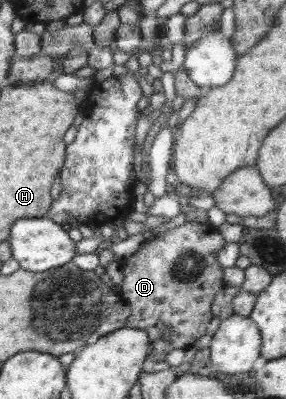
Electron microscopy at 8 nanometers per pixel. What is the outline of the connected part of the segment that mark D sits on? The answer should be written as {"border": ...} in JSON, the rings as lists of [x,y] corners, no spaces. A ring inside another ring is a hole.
{"border":[[[193,220],[175,227],[143,244],[139,250],[129,255],[122,262],[123,284],[121,297],[131,307],[131,317],[127,319],[127,328],[142,329],[149,334],[152,351],[149,353],[146,371],[156,372],[170,367],[163,362],[165,355],[173,349],[186,348],[206,334],[213,321],[211,305],[215,294],[226,288],[225,267],[217,261],[217,252],[225,246],[219,231],[213,231],[209,223],[203,224]]]}

